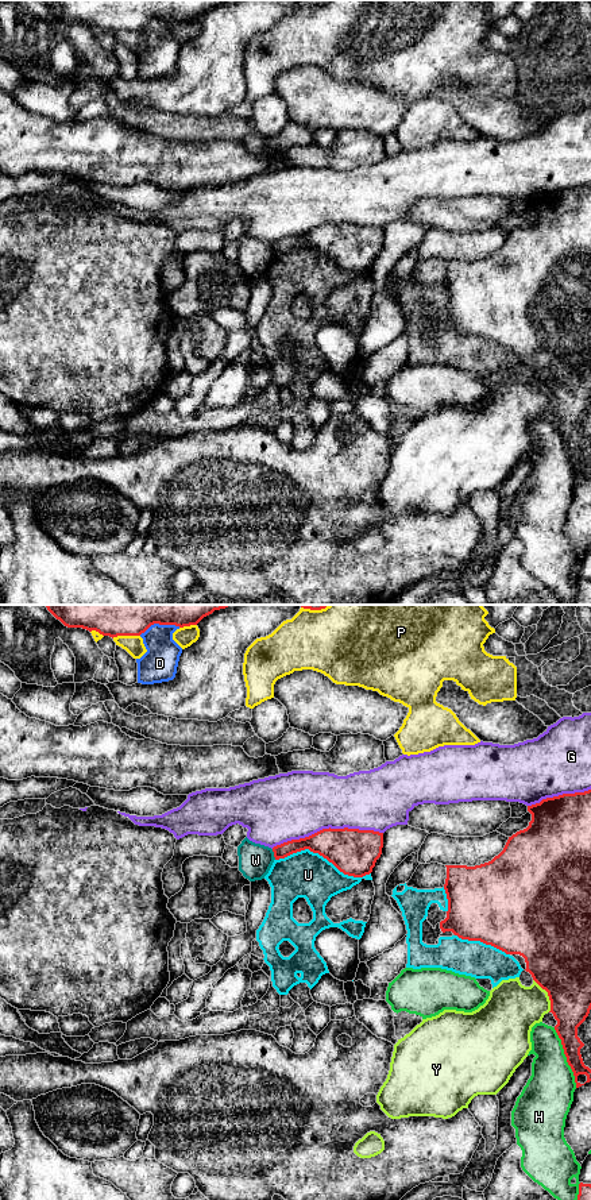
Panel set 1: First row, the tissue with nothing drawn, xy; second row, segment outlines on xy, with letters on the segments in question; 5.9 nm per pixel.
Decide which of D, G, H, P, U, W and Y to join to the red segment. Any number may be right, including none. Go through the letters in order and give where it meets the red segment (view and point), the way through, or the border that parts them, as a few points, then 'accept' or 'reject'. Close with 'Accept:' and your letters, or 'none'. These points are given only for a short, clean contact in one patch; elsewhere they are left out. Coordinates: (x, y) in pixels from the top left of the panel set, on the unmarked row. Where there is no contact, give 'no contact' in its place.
D: contact xy (159, 19); reject
G: contact xy (327, 224); reject
H: contact xy (566, 451); reject
P: contact xy (126, 30); reject
U: contact xy (323, 251); reject
W: contact xy (274, 250); border xy (271, 244), (275, 254); reject
Y: contact xy (548, 390); reject
Accept: none

